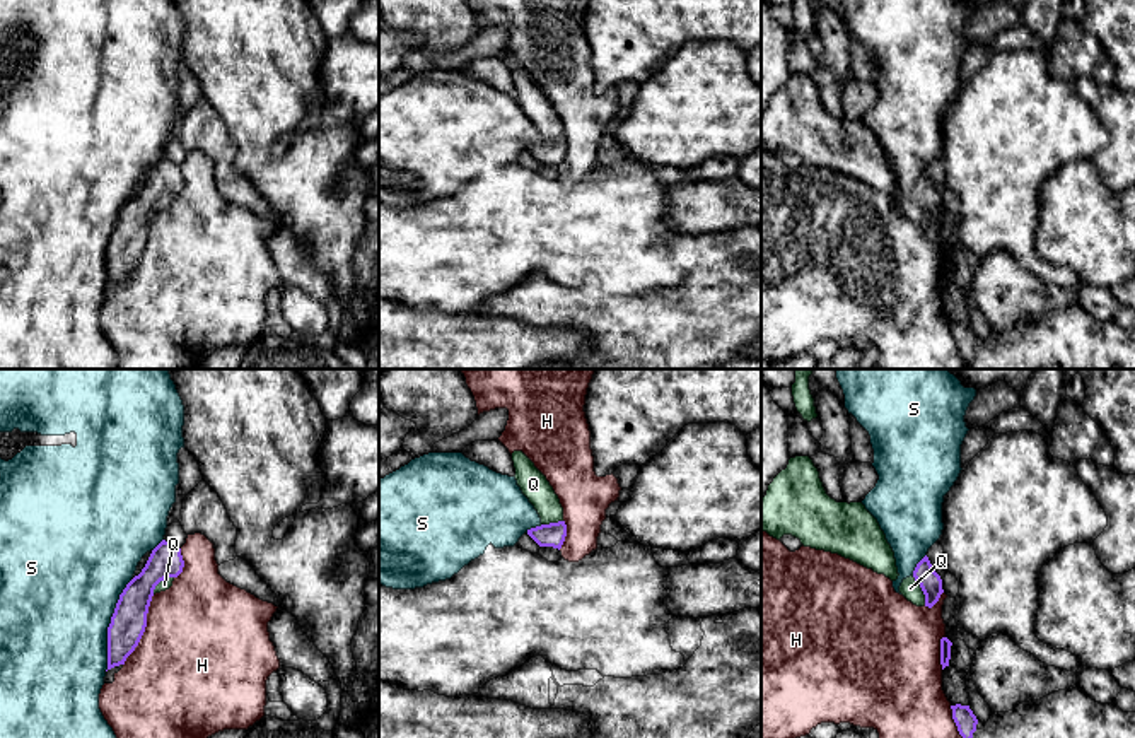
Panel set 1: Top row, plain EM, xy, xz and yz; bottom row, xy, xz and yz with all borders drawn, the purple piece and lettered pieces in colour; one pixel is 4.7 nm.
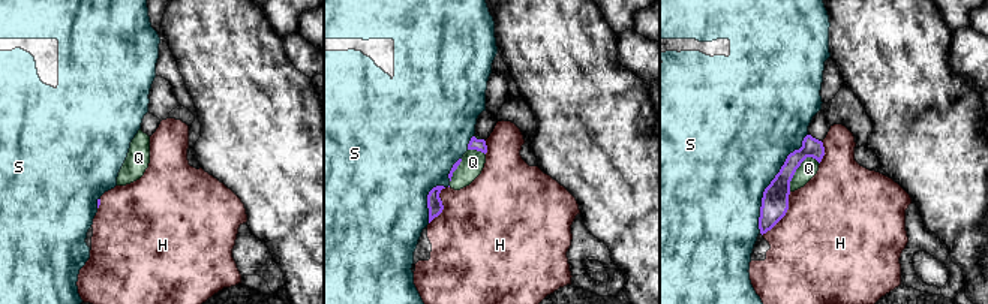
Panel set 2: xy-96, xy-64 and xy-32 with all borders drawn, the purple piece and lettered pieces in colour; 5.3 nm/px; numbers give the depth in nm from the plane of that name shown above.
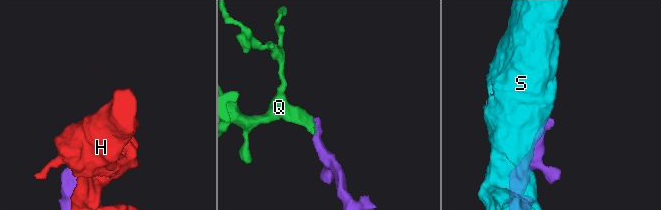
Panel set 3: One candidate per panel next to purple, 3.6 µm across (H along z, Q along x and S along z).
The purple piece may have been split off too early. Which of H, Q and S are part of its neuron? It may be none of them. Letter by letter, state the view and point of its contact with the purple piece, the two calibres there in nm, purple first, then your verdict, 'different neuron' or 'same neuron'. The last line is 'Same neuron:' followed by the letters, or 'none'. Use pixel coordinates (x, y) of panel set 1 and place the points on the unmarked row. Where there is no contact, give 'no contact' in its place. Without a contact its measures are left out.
H: contact xy (144, 248); calibres 170 and 500 nm; different neuron
Q: contact yz (922, 207); calibres 110 and 90 nm; same neuron
S: contact xy (110, 243); calibres 170 and 480 nm; different neuron
Same neuron: Q

